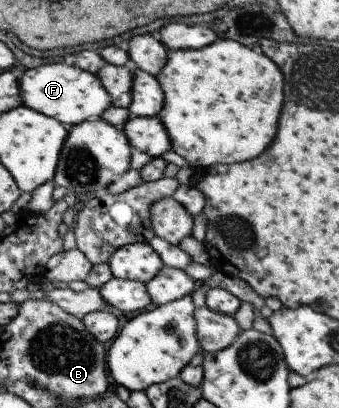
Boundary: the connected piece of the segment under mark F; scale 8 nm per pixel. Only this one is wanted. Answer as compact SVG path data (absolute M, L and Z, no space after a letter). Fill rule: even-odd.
M43 64L33 69L19 69L23 104L46 116L58 119L69 128L90 119L100 119L113 104L112 95L97 75L74 64Z

